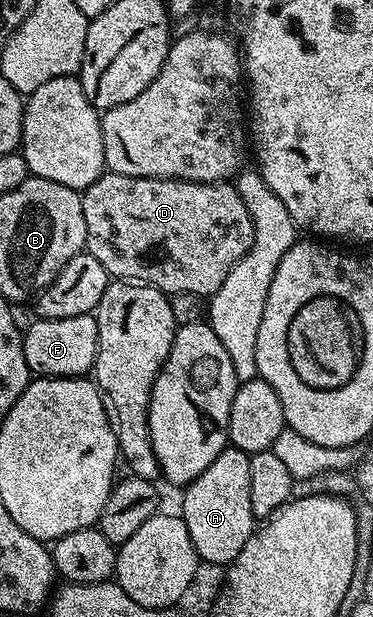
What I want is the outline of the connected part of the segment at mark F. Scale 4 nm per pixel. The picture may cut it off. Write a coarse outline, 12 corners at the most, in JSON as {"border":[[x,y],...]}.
{"border":[[96,314],[34,318],[23,357],[34,376],[92,372]]}

